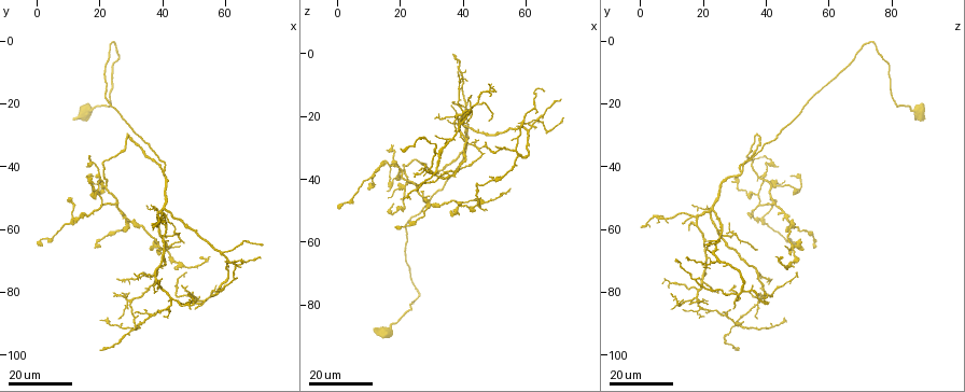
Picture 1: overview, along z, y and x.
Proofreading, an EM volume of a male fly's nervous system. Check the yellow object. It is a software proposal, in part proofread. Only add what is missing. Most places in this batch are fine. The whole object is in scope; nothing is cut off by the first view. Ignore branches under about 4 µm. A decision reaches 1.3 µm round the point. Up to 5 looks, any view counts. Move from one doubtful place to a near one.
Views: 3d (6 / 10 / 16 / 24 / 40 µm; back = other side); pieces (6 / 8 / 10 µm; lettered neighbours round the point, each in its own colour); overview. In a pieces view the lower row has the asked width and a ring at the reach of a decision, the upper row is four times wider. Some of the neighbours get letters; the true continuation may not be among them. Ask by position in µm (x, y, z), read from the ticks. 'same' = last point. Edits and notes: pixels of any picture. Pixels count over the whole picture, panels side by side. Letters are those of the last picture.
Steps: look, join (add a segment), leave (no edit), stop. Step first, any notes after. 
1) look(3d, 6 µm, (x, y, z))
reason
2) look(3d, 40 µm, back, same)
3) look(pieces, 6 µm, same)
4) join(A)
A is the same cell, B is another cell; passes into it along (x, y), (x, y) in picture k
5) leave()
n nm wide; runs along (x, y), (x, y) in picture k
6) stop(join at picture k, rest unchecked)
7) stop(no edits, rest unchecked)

look(3d, 24 µm, (72, 65, 21))
free end

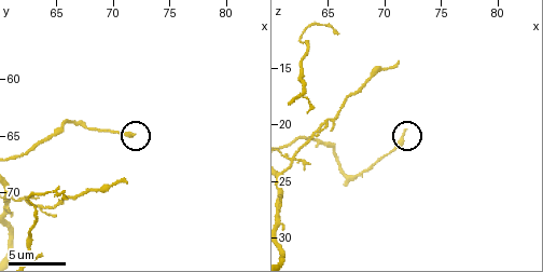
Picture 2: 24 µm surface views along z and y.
look(pieces, 8 µm, (71.8, 64.8, 20.6))

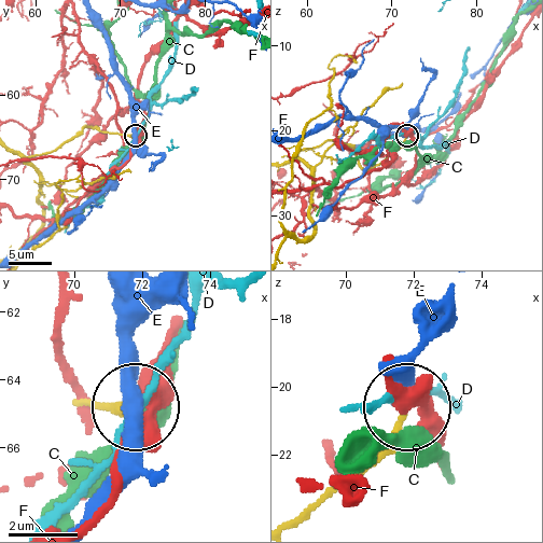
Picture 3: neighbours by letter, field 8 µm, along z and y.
leave()
C, D, E and F are other cells; no lettered segment goes on from it

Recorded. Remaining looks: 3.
look(3d, 24 µm, (43, 58, 13))
branch stops here

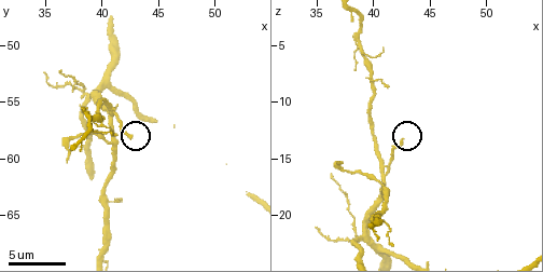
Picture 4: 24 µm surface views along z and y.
look(pieces, 6 µm, (42.4, 58.2, 13.4))

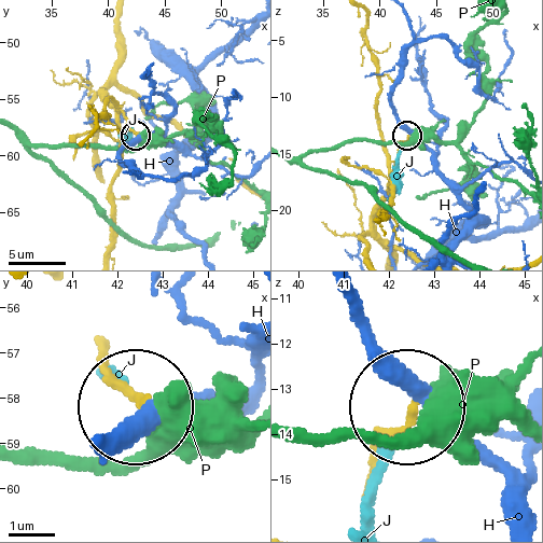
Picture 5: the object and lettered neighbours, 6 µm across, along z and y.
leave()
180 nm wide; H, J and P are other cells; runs along (101, 350), (140, 405) in picture 5; none of them fits

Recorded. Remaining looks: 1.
stop(no edits, rest unchecked)

